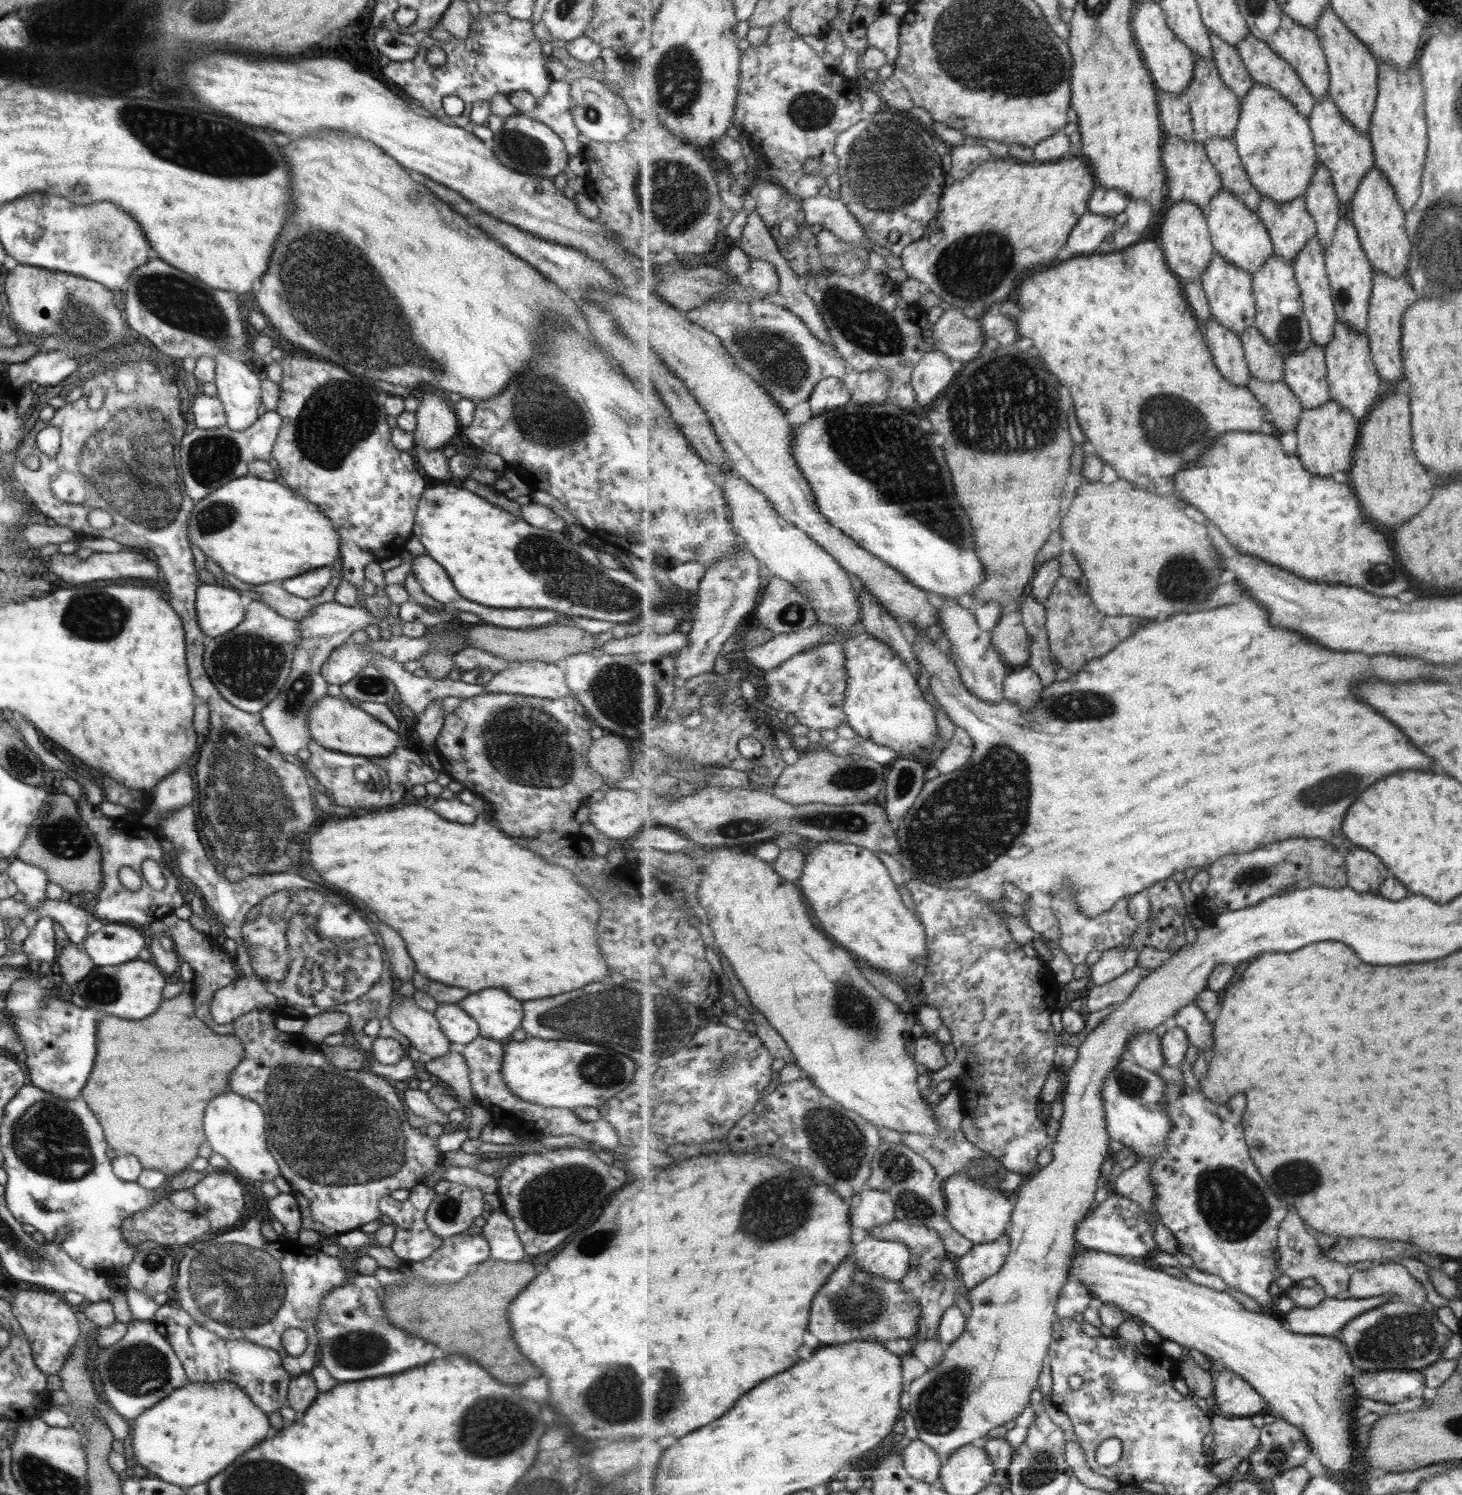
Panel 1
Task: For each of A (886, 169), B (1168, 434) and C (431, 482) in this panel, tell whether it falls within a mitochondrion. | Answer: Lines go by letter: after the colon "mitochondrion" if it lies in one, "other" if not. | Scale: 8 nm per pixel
A: mitochondrion
B: mitochondrion
C: other

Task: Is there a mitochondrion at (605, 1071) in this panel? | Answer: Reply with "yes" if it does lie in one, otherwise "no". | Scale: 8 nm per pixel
yes

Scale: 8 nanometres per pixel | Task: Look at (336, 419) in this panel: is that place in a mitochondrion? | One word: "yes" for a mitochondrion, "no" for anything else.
yes

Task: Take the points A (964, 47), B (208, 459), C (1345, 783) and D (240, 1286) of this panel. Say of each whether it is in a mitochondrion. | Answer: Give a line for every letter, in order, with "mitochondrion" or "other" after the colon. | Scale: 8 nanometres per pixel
A: mitochondrion
B: mitochondrion
C: mitochondrion
D: mitochondrion

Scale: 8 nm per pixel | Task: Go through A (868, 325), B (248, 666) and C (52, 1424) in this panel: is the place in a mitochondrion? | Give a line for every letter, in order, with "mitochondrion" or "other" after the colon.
A: mitochondrion
B: mitochondrion
C: other

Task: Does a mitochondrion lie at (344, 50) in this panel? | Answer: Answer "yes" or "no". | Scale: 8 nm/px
no

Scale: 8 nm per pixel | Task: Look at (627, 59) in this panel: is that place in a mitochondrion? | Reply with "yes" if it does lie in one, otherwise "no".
no

